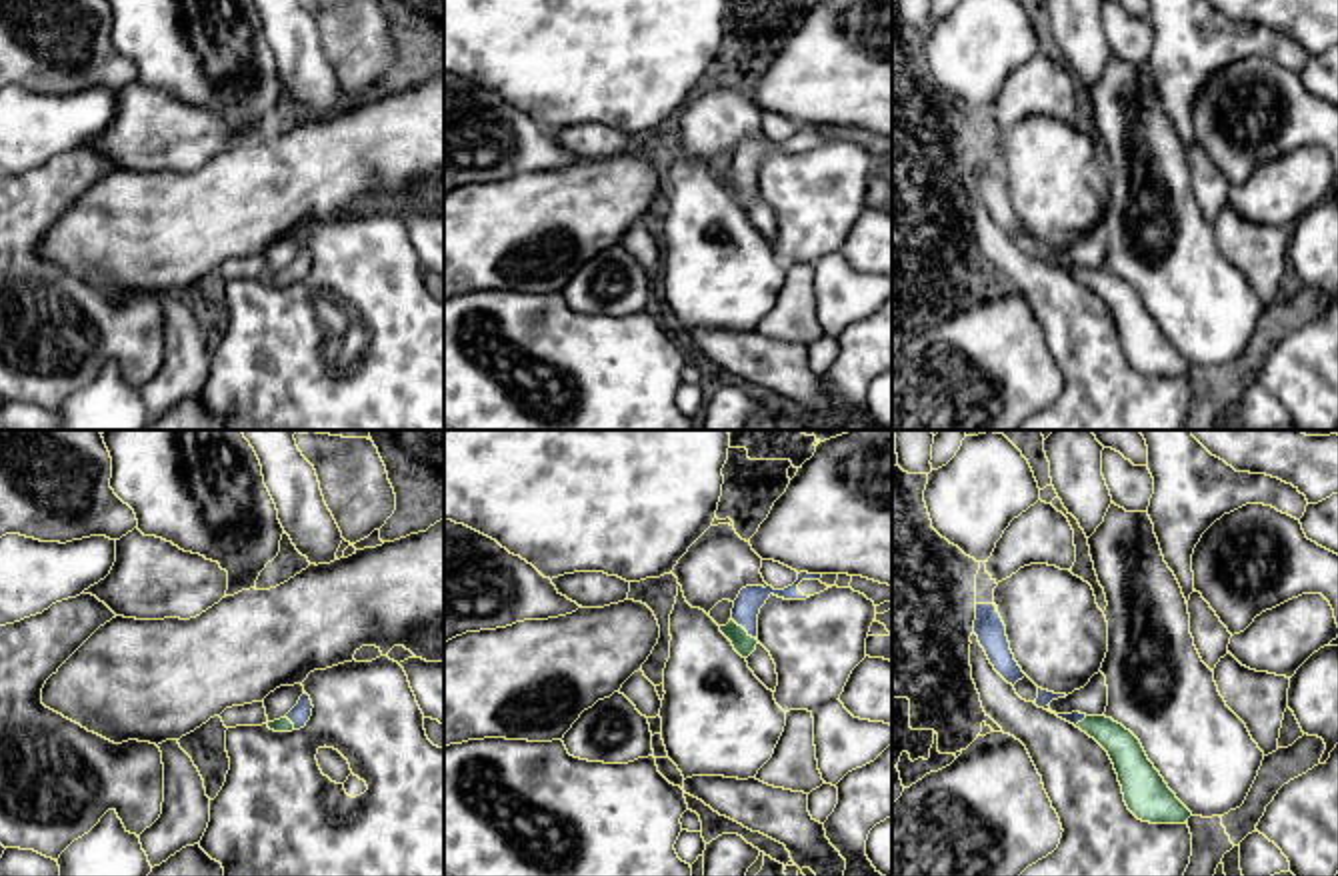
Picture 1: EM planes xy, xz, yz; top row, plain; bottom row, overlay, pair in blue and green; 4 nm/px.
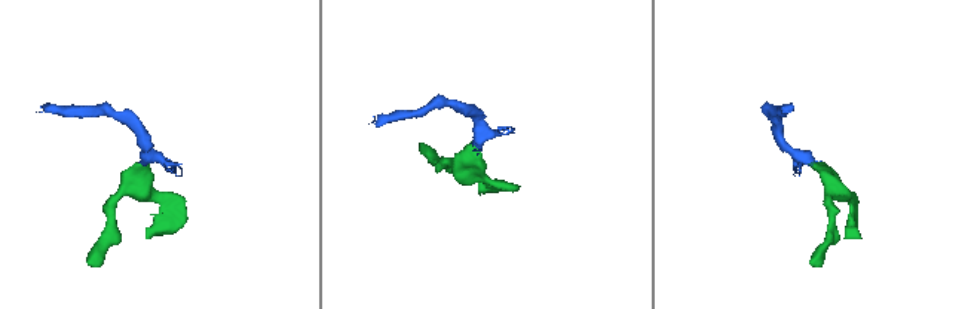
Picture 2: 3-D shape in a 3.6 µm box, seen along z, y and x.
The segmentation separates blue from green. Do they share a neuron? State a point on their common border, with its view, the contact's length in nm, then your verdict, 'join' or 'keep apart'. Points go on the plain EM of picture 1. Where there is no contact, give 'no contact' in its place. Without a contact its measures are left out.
xz (744, 180) | 140 nm | join

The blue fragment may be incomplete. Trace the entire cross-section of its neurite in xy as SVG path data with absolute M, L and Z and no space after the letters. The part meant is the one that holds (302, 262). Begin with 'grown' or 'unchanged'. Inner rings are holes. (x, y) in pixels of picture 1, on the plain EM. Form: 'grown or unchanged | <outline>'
grown | M304 244L298 252L298 256L280 272L268 274L268 280L274 284L292 284L292 282L300 282L306 278L306 274L312 268L312 252L310 248Z

